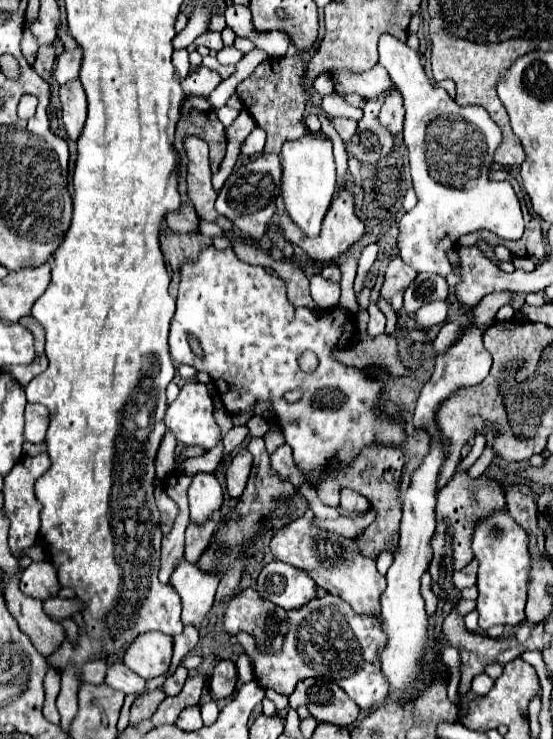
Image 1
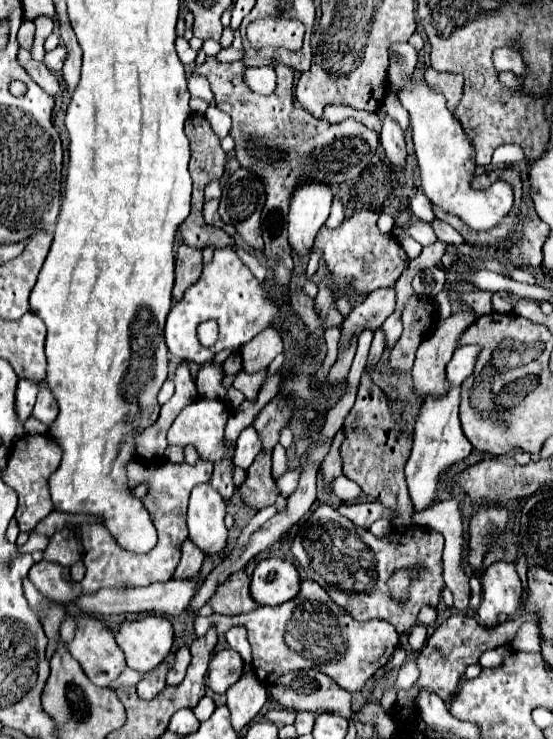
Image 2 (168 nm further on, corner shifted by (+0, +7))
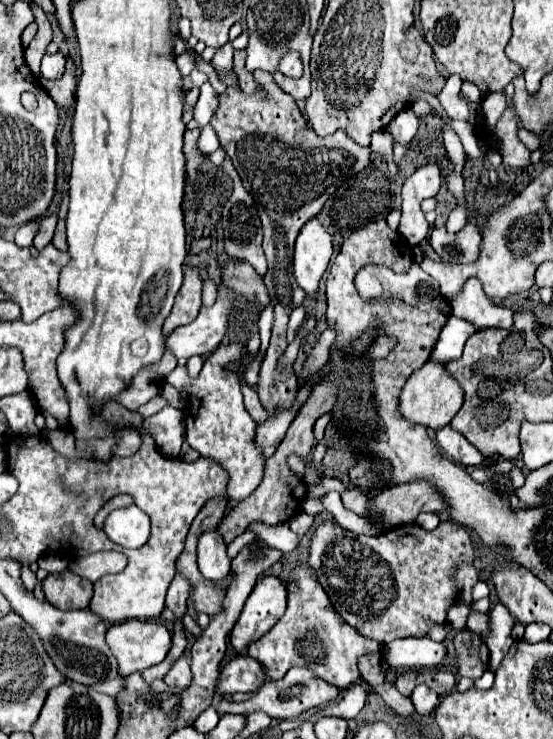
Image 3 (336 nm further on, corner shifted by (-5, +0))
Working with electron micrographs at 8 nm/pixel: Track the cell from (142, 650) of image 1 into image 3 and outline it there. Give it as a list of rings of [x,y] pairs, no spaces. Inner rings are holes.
[[[126,620],[126,622],[110,626],[110,630],[106,632],[106,642],[118,660],[120,676],[130,676],[132,672],[144,672],[146,668],[160,664],[172,646],[172,634],[168,632],[164,624]]]

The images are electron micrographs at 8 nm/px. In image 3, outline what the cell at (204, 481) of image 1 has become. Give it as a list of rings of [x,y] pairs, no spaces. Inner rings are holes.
[[[204,532],[198,540],[198,570],[206,580],[220,582],[230,572],[230,556],[226,554],[224,538],[220,538],[220,532]]]

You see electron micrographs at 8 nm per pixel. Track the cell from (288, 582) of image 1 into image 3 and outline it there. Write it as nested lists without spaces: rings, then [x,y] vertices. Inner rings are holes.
[[[262,576],[252,594],[248,596],[244,610],[230,632],[230,644],[238,654],[246,654],[248,646],[266,634],[284,616],[288,584],[278,576]]]

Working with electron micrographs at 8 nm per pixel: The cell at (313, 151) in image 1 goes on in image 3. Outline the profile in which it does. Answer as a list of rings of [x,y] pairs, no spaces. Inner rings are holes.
[[[312,218],[304,224],[294,248],[294,276],[296,282],[310,296],[318,290],[318,282],[328,268],[332,256],[332,236],[328,228]]]

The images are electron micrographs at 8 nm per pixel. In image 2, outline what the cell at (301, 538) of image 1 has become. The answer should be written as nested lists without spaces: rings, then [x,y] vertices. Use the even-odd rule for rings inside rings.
[[[319,505],[317,511],[305,521],[299,535],[291,543],[291,553],[313,581],[317,581],[343,611],[347,611],[357,621],[383,619],[391,623],[397,633],[407,633],[417,623],[417,613],[423,605],[437,607],[443,587],[441,577],[441,553],[443,535],[429,527],[411,525],[405,529],[391,529],[383,539],[377,539],[369,529],[357,527],[337,509],[329,505]],[[407,569],[411,577],[409,597],[405,603],[395,603],[387,581],[395,571]]]

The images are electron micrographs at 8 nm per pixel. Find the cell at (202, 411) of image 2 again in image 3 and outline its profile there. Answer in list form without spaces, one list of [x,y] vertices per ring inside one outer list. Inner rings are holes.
[[[234,342],[220,346],[212,356],[208,356],[197,378],[188,376],[186,366],[177,366],[165,379],[179,392],[188,392],[188,408],[184,410],[185,441],[194,450],[198,450],[200,456],[214,460],[228,472],[226,492],[232,502],[248,498],[262,482],[264,472],[264,456],[260,456],[260,450],[254,444],[256,422],[250,418],[242,404],[241,380],[238,375],[243,365],[242,358],[243,344]],[[227,365],[232,366],[232,376],[224,376],[224,366]]]

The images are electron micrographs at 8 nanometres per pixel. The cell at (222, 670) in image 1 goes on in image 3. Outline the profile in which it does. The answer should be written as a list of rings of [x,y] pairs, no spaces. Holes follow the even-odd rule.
[[[236,656],[220,668],[220,680],[216,684],[216,694],[236,694],[254,692],[266,682],[264,668],[250,656]]]

